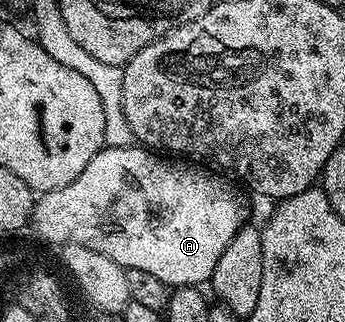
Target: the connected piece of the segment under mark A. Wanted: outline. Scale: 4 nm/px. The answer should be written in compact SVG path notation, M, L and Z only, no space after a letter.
M137 144L115 149L104 147L68 187L53 189L35 200L32 225L38 228L43 242L51 241L55 247L65 244L92 247L92 251L108 255L122 269L148 271L148 275L156 275L165 285L202 287L216 271L224 247L228 247L236 231L244 228L242 201L237 191L225 181L225 176L217 175L222 176L201 164L171 159Z

